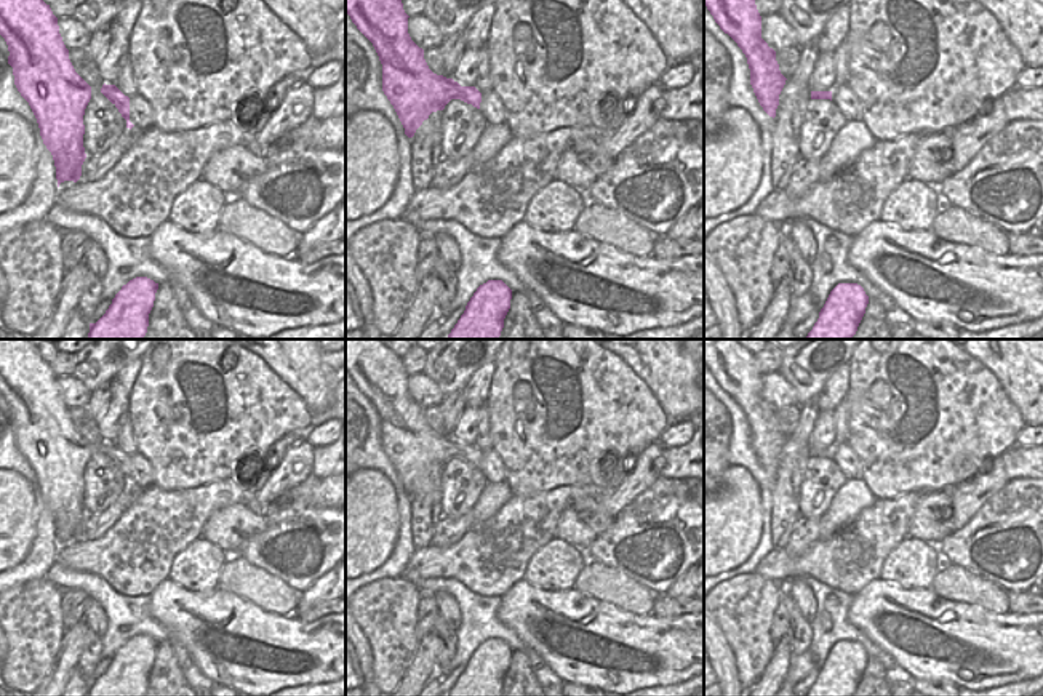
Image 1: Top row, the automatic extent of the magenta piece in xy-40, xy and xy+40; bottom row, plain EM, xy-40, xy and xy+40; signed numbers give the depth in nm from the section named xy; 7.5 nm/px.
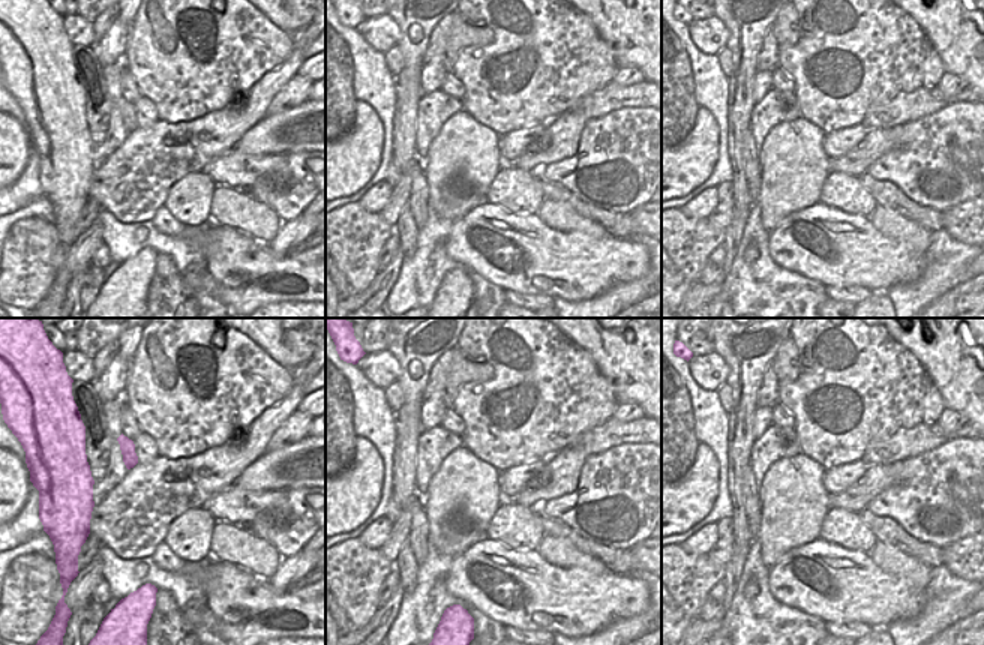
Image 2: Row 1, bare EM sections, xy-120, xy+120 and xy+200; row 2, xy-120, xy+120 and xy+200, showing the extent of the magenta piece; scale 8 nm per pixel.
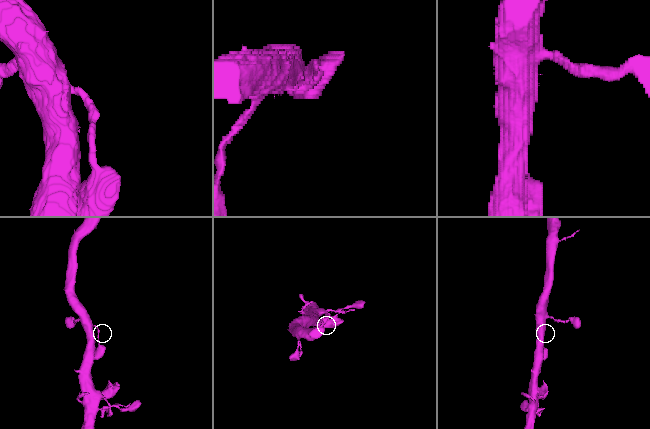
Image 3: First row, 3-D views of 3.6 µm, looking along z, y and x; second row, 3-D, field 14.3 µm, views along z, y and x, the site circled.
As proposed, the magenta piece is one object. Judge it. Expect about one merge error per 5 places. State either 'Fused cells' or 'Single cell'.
Single cell

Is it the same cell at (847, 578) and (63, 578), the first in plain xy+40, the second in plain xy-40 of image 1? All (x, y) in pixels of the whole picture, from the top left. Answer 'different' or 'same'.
different

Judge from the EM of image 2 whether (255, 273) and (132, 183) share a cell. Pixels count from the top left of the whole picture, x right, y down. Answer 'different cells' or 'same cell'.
different cells

